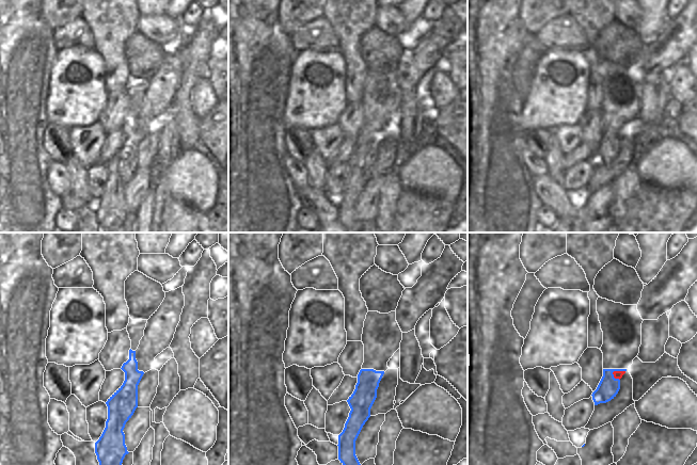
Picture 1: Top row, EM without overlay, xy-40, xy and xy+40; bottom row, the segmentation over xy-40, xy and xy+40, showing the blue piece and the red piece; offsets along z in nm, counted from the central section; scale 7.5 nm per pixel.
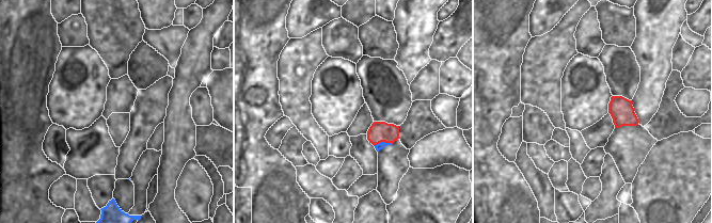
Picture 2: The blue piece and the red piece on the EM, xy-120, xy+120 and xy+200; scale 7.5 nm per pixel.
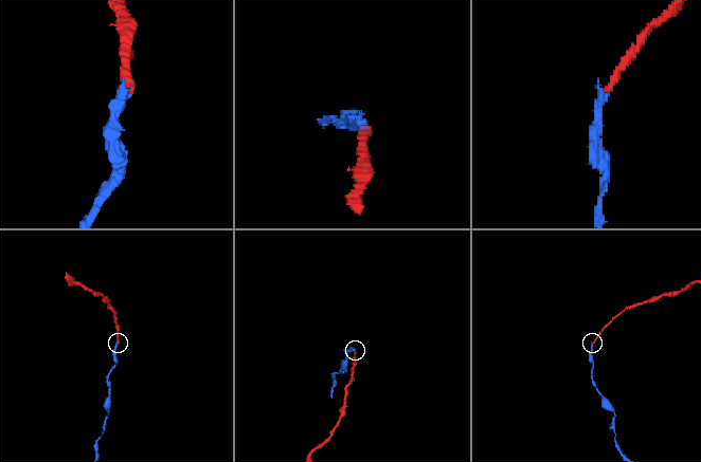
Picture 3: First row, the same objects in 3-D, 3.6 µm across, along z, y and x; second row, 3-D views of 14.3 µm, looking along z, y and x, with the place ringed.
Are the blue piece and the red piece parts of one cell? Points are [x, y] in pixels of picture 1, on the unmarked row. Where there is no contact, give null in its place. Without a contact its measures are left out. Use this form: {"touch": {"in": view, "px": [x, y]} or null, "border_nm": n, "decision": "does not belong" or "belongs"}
{"touch": {"in": "xy+40", "px": [616, 131]}, "border_nm": 110, "decision": "does not belong"}

